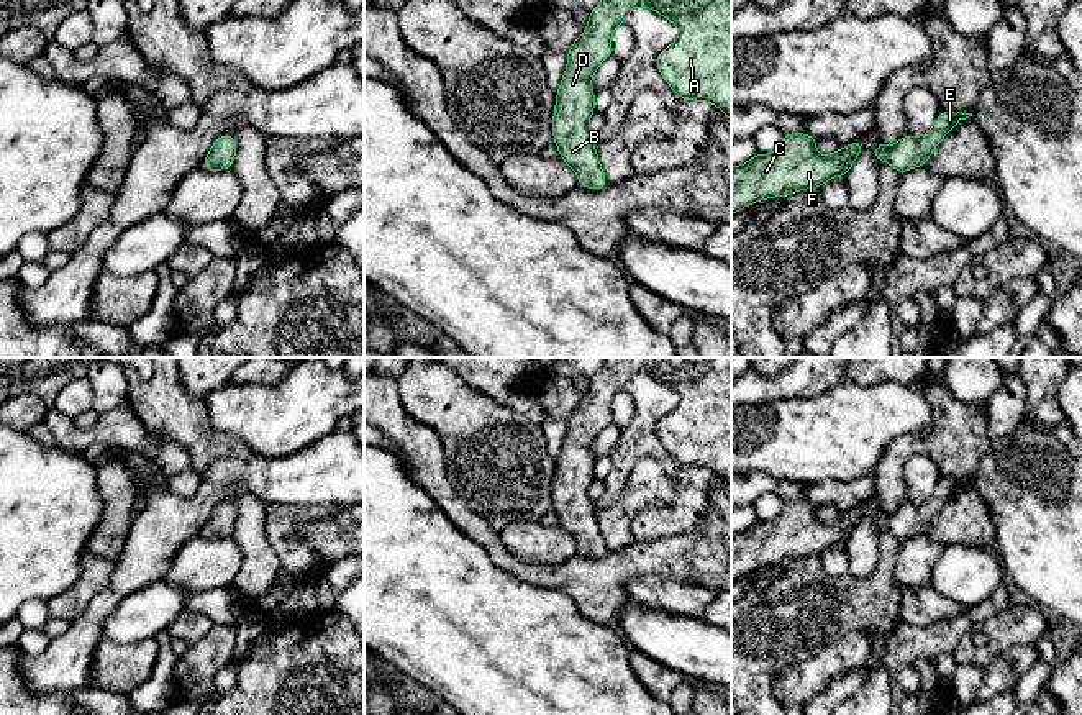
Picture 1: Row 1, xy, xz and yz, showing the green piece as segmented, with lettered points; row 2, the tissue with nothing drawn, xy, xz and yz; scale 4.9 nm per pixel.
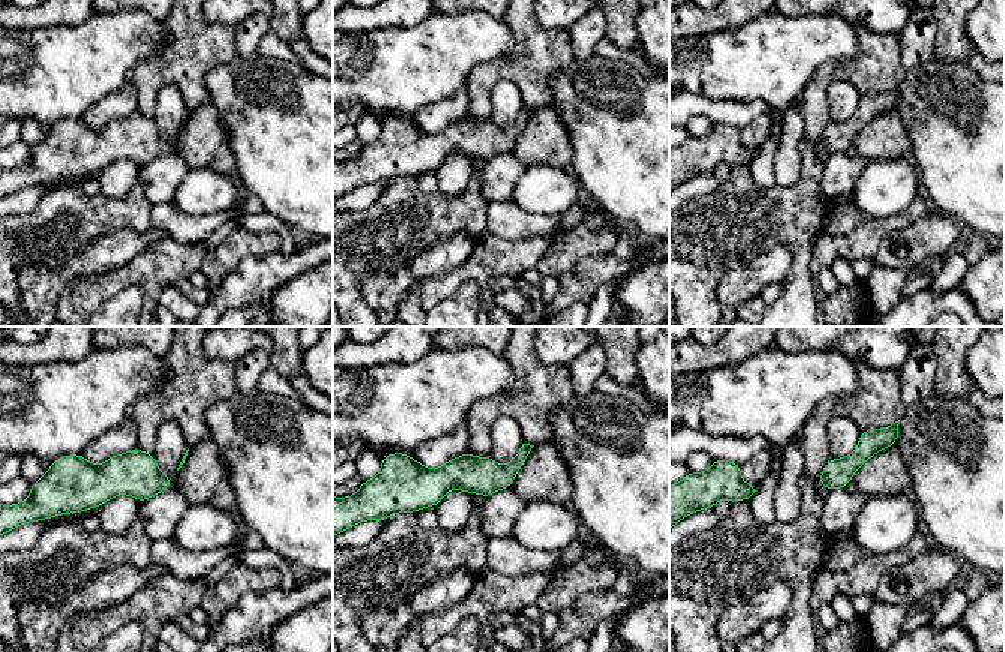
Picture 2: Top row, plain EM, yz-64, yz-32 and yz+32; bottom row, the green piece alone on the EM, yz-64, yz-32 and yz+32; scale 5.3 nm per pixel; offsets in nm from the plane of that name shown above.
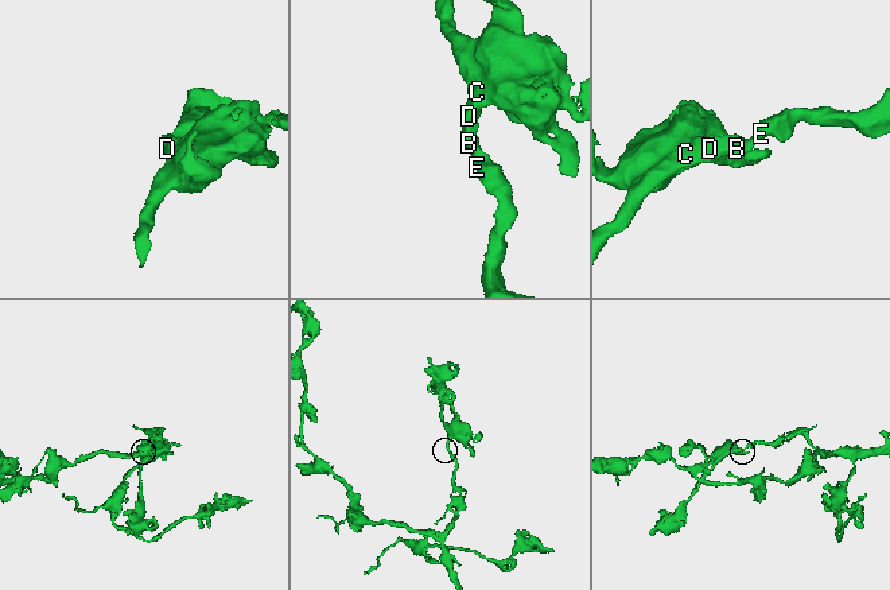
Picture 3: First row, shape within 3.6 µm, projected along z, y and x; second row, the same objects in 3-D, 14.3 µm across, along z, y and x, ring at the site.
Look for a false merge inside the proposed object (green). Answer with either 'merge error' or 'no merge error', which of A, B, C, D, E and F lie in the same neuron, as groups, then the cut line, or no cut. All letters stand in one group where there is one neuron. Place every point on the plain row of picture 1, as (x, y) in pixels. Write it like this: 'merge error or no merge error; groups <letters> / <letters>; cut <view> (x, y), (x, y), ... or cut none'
no merge error; groups A B C D E F; cut none

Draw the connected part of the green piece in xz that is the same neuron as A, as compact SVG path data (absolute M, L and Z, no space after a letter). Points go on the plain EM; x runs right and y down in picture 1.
M605 358L602 369L589 380L587 397L567 417L567 433L556 459L552 508L559 525L575 538L579 554L602 558L608 553L589 497L595 480L590 449L600 431L613 423L613 397L636 374L654 377L680 397L679 405L656 428L657 439L672 459L684 467L713 471L731 490L731 358Z

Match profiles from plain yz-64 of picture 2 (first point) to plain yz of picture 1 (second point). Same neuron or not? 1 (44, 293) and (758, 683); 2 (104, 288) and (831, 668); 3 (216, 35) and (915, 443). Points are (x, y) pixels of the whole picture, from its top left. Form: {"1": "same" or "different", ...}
{"1": "different", "2": "different", "3": "same"}

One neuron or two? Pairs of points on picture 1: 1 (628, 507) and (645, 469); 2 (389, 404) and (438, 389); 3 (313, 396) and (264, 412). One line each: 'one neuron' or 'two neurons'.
1: one neuron
2: two neurons
3: one neuron

